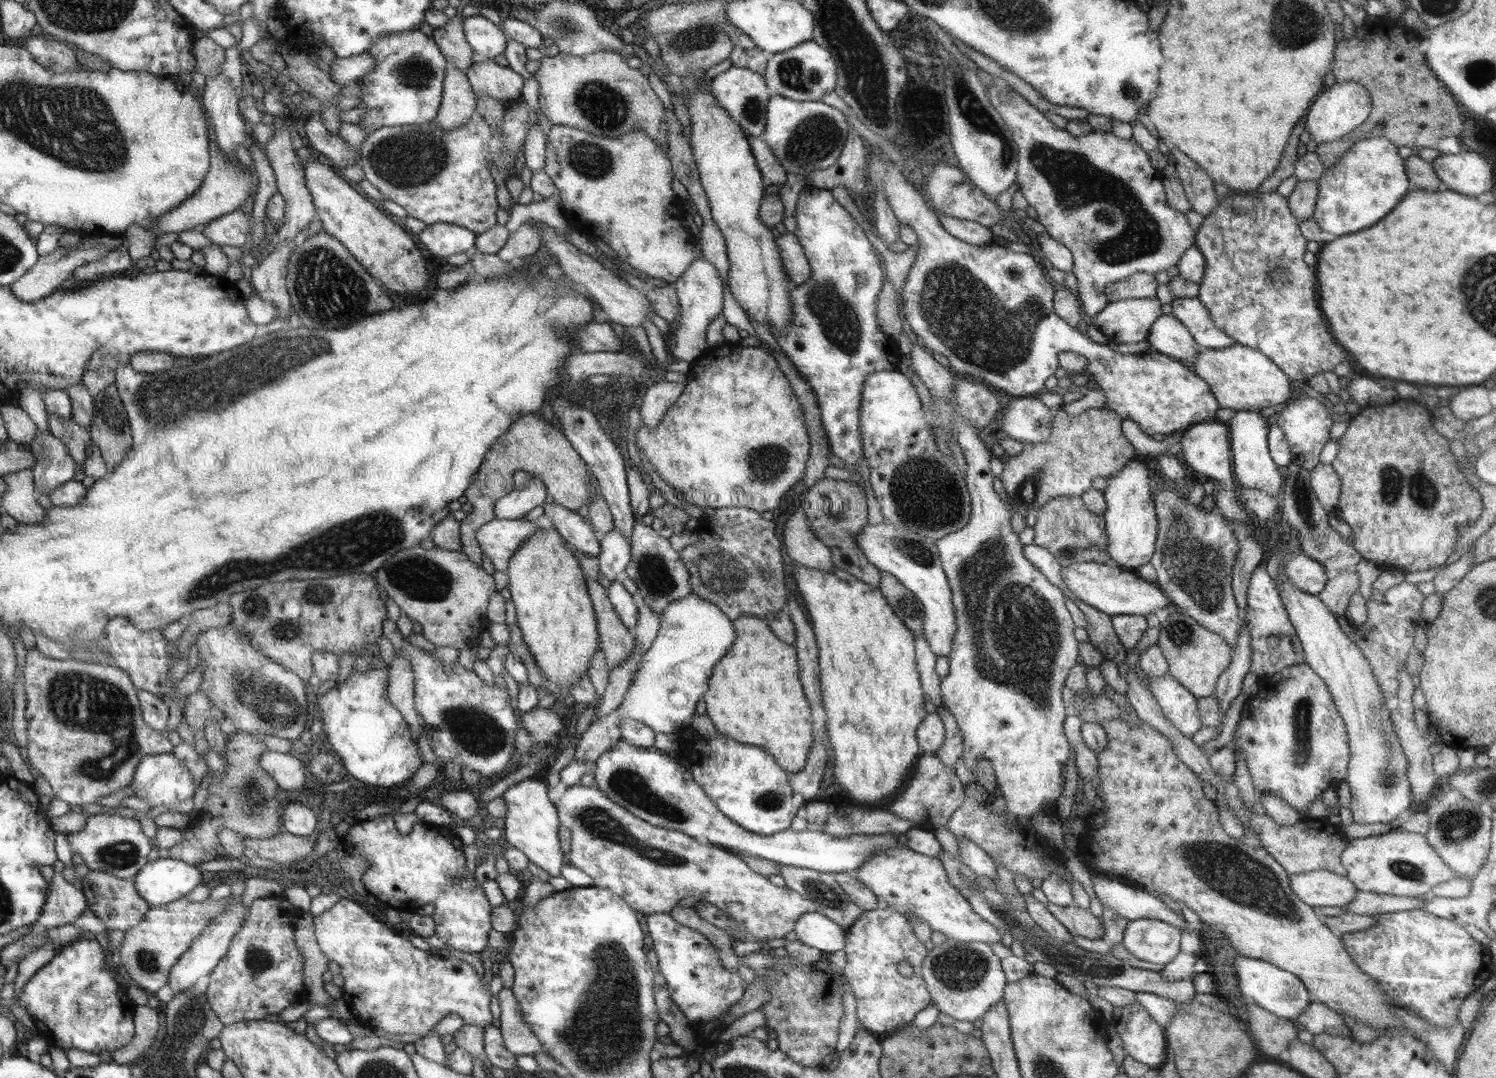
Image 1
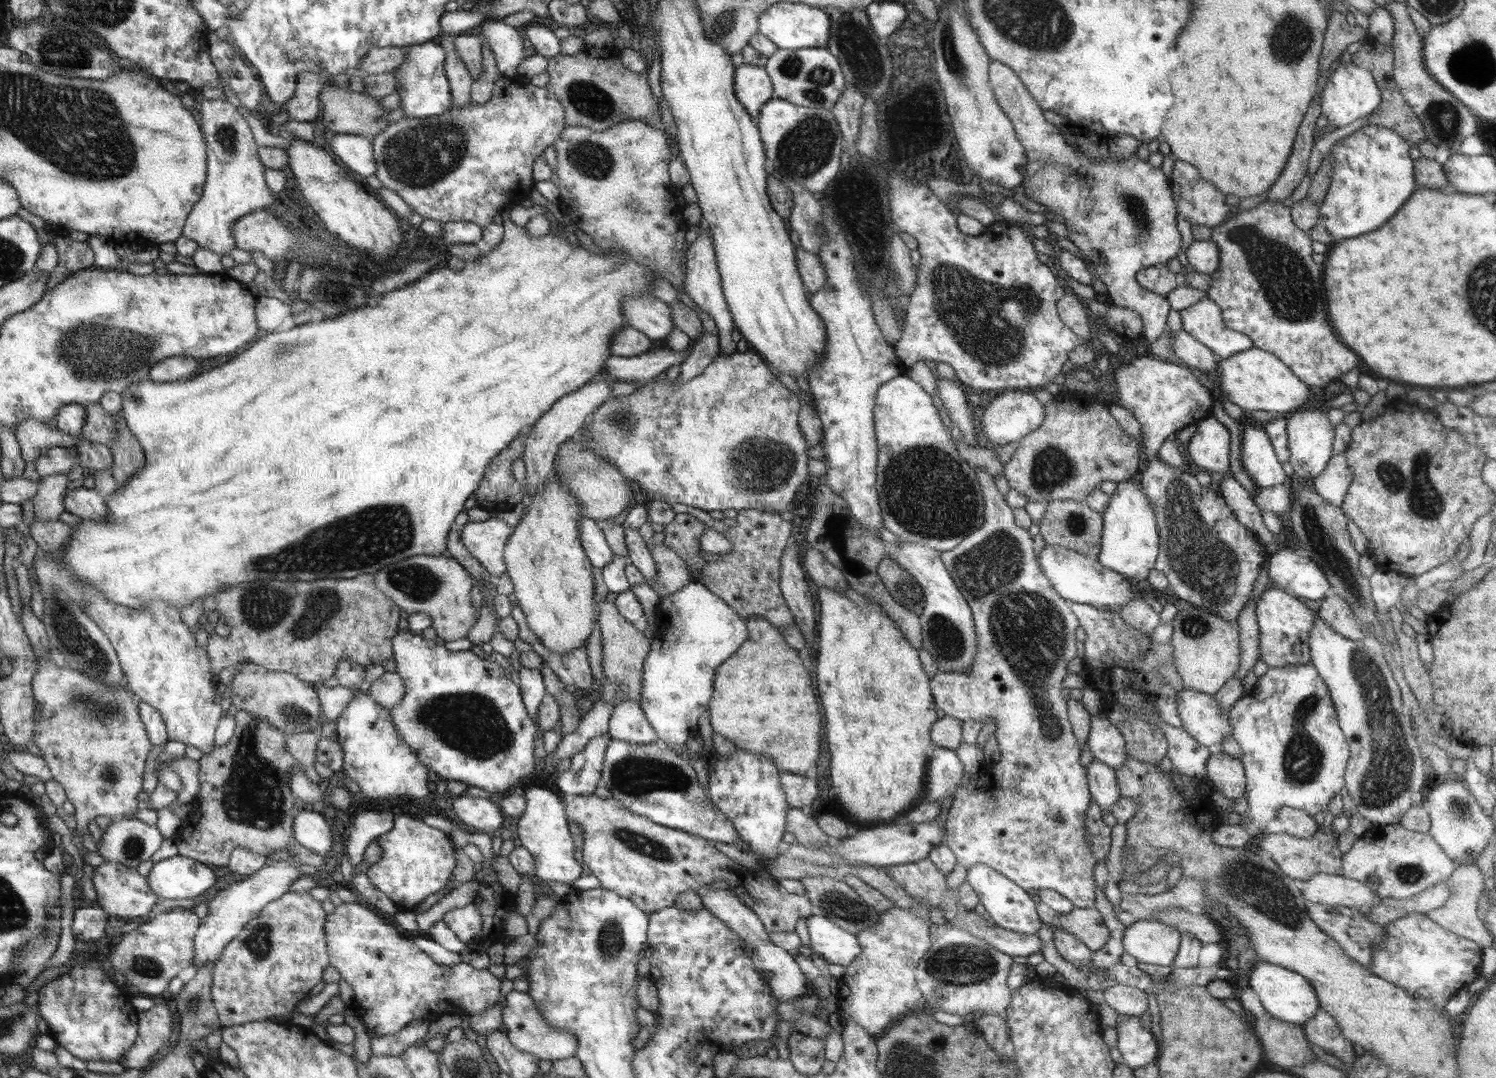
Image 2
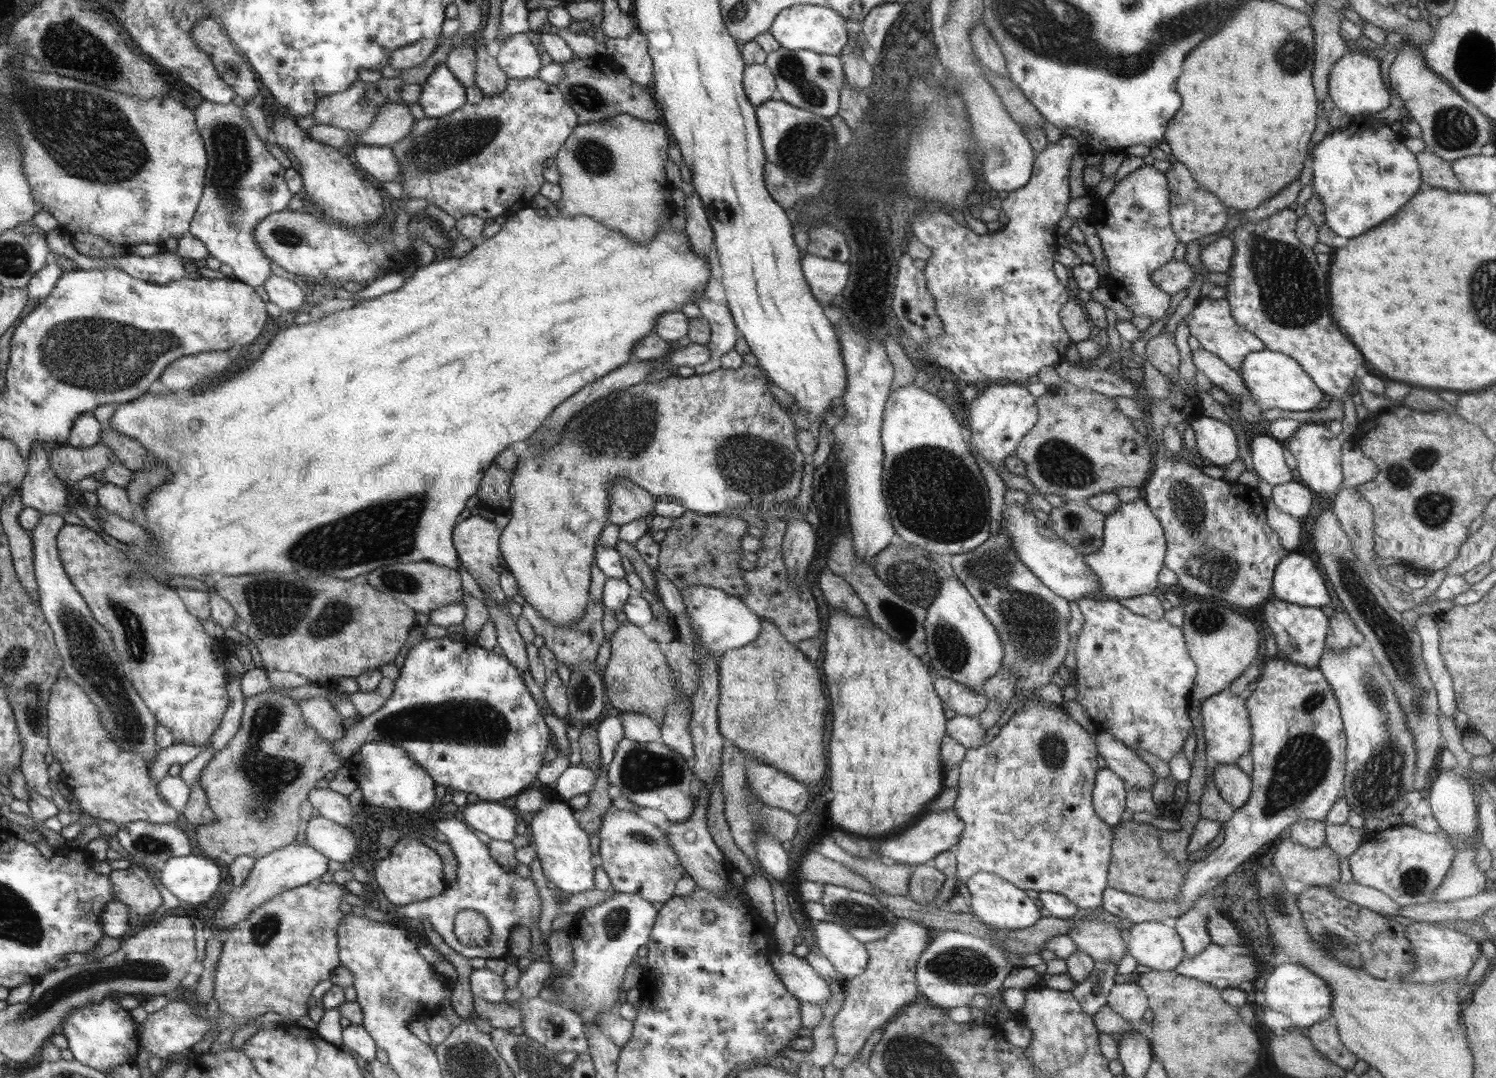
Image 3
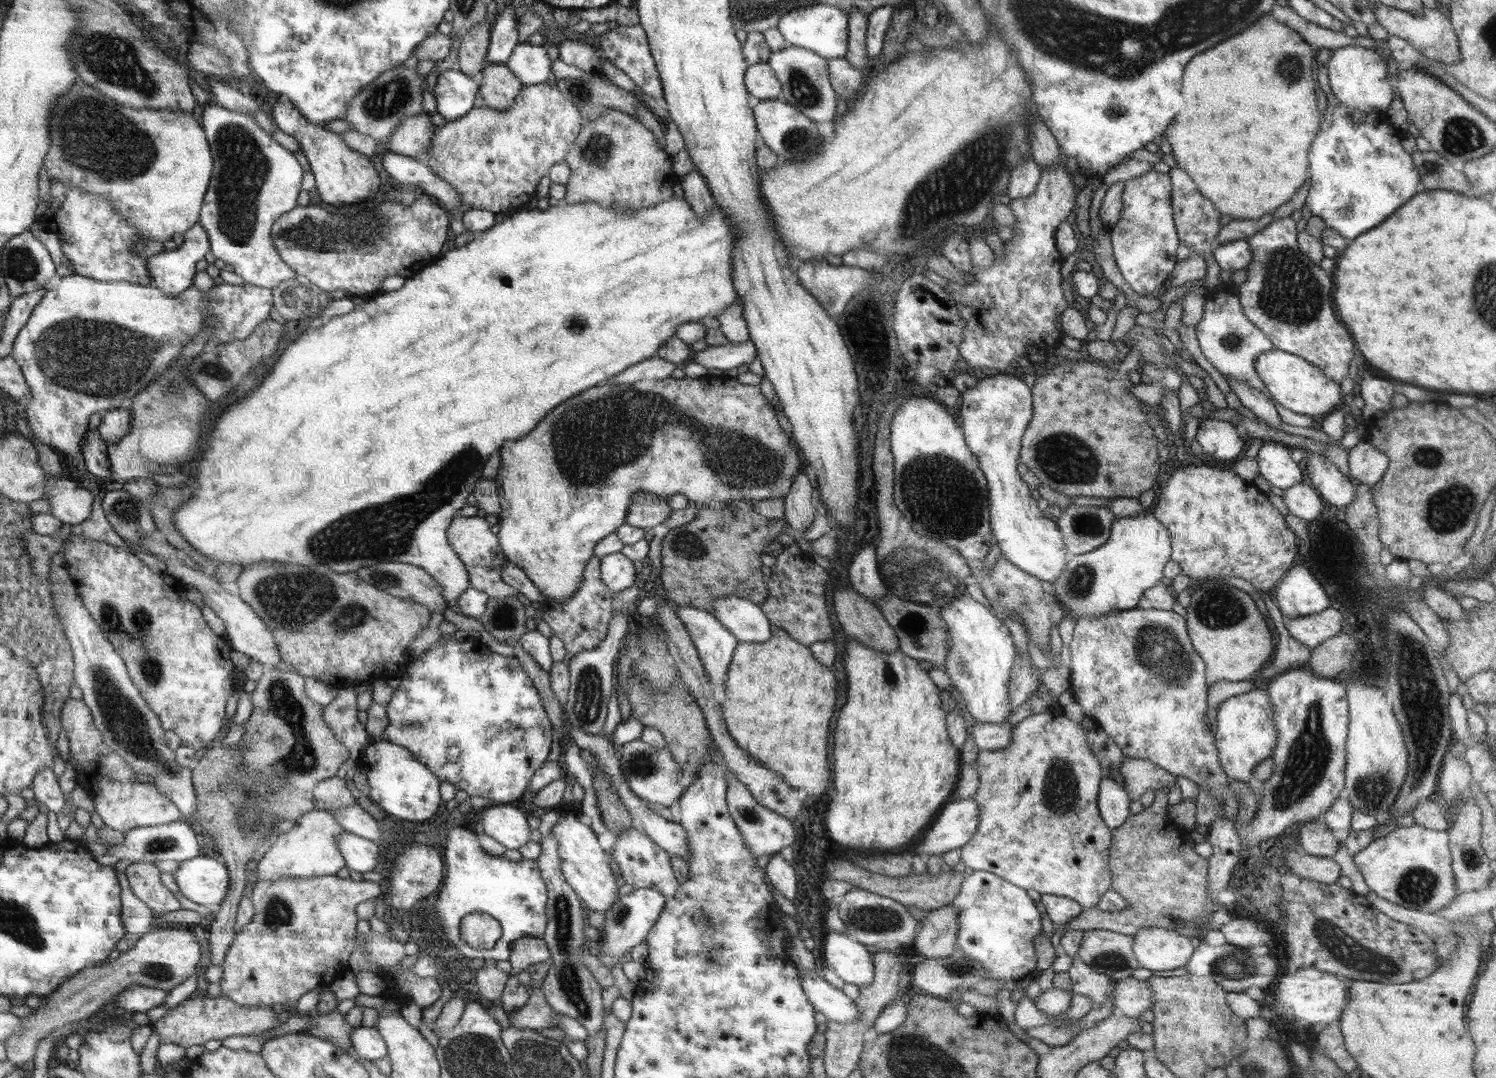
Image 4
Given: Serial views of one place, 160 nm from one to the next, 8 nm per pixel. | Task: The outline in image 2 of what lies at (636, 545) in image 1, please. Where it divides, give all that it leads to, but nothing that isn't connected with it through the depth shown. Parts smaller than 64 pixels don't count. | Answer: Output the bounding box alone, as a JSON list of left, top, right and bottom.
[637,522,692,599]

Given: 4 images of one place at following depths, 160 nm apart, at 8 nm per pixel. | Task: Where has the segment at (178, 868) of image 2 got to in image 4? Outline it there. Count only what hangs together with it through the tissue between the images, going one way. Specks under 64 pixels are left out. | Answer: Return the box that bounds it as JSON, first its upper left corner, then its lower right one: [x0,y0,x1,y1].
[173,855,230,910]

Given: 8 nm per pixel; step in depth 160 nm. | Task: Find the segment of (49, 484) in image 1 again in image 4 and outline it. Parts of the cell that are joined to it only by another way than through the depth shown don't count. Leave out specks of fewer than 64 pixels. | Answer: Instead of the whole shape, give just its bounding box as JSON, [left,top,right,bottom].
[48,555,198,826]

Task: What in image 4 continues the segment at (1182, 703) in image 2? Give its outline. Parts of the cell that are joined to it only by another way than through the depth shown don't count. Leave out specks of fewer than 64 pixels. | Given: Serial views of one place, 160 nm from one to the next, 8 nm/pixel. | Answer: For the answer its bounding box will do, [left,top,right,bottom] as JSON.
[1214,688,1277,783]

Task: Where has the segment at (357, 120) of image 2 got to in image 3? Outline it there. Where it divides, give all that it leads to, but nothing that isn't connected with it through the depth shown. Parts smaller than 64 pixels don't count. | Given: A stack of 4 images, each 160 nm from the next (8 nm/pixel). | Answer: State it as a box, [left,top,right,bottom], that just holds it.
[356,102,416,147]

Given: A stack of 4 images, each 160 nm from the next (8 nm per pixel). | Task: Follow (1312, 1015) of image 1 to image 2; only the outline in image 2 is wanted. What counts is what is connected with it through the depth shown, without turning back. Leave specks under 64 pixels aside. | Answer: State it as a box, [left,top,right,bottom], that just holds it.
[1301,1007,1357,1062]

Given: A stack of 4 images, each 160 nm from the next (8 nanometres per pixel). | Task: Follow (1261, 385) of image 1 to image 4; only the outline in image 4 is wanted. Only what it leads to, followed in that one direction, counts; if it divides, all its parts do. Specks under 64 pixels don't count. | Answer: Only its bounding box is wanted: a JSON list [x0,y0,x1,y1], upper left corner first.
[1255,349,1342,417]

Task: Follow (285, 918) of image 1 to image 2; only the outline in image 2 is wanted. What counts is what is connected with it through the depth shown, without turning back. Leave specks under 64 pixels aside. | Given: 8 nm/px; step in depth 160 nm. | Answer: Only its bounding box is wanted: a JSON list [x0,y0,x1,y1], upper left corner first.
[211,890,331,1028]

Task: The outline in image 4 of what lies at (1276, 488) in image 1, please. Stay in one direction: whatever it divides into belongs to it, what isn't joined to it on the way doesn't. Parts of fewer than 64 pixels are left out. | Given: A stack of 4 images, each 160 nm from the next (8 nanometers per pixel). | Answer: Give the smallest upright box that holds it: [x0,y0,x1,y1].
[1255,441,1304,489]

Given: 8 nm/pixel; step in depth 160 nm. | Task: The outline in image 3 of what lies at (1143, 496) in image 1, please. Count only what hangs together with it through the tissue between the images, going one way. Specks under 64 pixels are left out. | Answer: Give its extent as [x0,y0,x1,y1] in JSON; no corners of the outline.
[1084,499,1166,602]

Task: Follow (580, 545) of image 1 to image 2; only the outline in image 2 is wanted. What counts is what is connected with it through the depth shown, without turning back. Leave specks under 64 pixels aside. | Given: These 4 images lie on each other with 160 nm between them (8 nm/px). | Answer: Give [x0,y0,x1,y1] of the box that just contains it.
[579,517,614,570]

